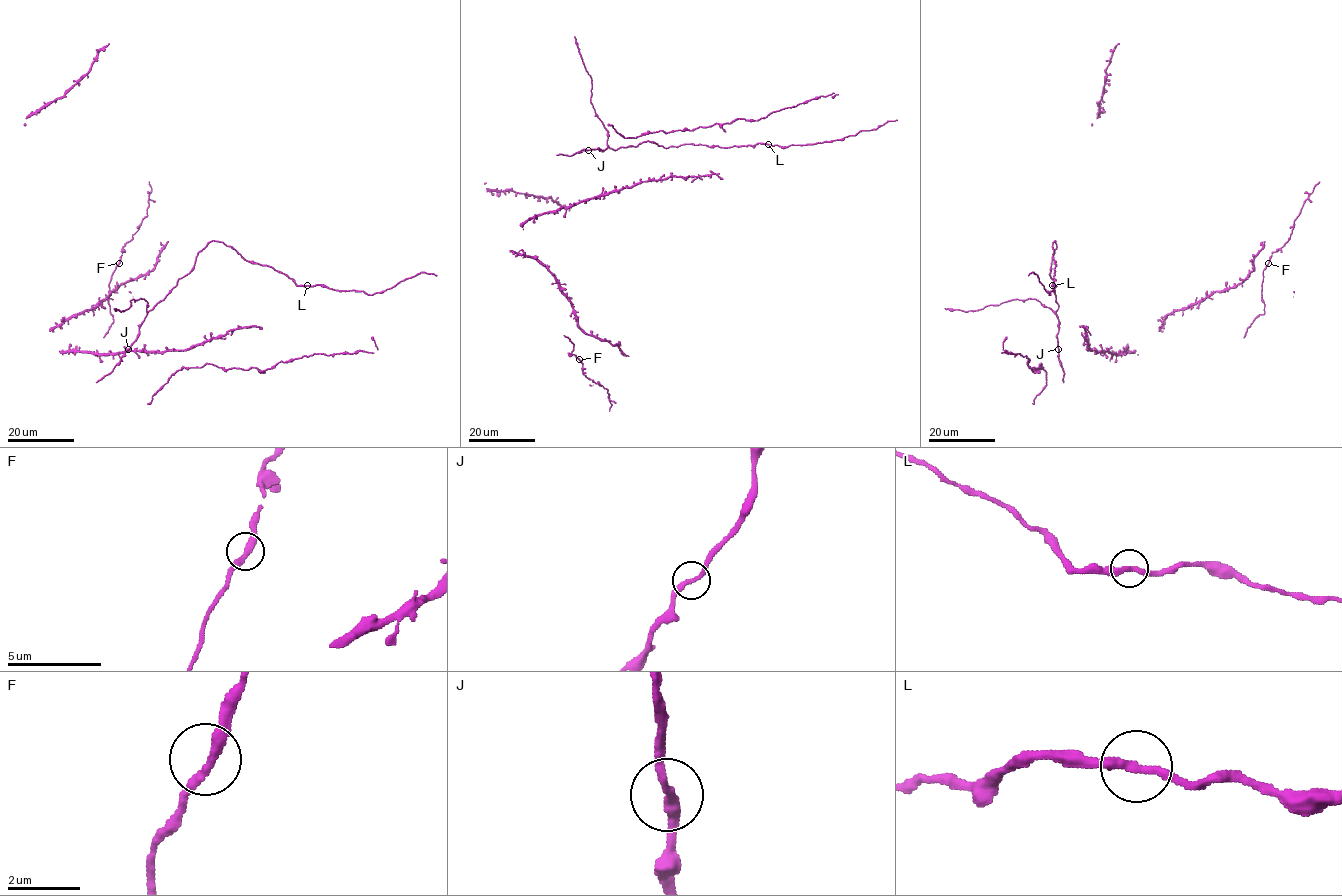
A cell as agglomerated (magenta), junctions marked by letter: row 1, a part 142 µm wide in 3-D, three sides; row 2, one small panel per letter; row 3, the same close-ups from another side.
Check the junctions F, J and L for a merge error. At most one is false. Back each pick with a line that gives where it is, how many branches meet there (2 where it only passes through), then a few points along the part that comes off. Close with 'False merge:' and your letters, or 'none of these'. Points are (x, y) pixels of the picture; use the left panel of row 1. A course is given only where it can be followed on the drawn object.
L: at (307, 285); 2 branches meet
False merge: L

